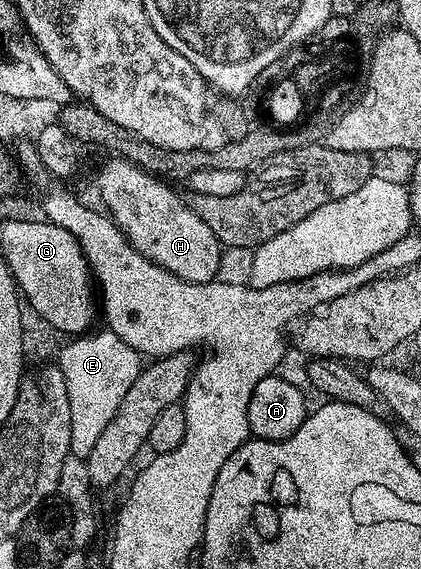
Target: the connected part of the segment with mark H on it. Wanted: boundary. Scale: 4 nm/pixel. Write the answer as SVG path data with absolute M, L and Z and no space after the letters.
M119 157L109 158L109 163L100 171L100 199L103 210L115 221L118 229L130 241L142 257L154 261L162 269L174 273L174 277L185 279L187 283L211 283L220 271L220 251L222 244L210 233L210 225L198 217L198 213L190 210L183 198L179 199L171 191L169 184L163 178L156 178L150 172L136 167L129 159Z

